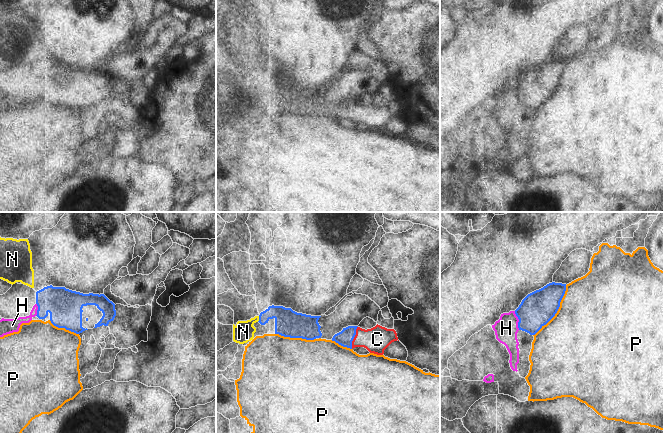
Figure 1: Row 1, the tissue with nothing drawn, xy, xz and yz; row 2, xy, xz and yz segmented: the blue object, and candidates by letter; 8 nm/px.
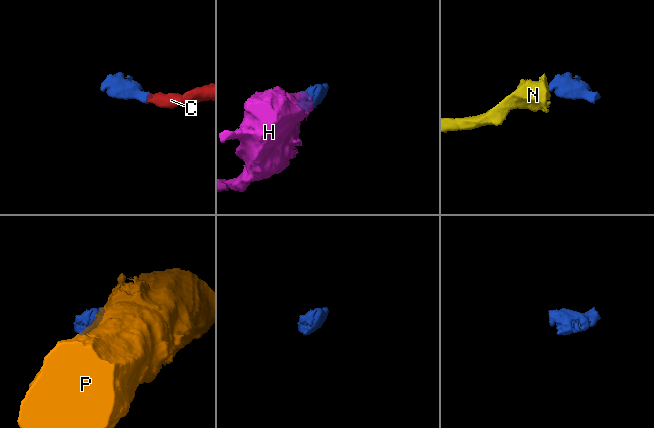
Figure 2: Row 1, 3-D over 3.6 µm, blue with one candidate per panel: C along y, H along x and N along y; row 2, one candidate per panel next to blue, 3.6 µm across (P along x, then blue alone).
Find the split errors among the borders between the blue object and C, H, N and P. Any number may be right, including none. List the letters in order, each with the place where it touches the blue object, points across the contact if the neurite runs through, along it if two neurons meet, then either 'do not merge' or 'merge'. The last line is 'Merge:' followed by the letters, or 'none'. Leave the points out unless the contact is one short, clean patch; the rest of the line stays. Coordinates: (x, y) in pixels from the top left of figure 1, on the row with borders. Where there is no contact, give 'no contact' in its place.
C: contact xz (354, 336); way xz (344, 338), (354, 336), (377, 339); merge
H: contact yz (519, 320); border yz (514, 311), (518, 319), (519, 329); do not merge
N: contact xz (259, 319); border xz (259, 316), (257, 321); do not merge
P: contact yz (557, 310); do not merge
Merge: C

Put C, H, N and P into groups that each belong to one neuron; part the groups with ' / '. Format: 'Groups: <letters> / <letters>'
Groups: C / H / N / P

